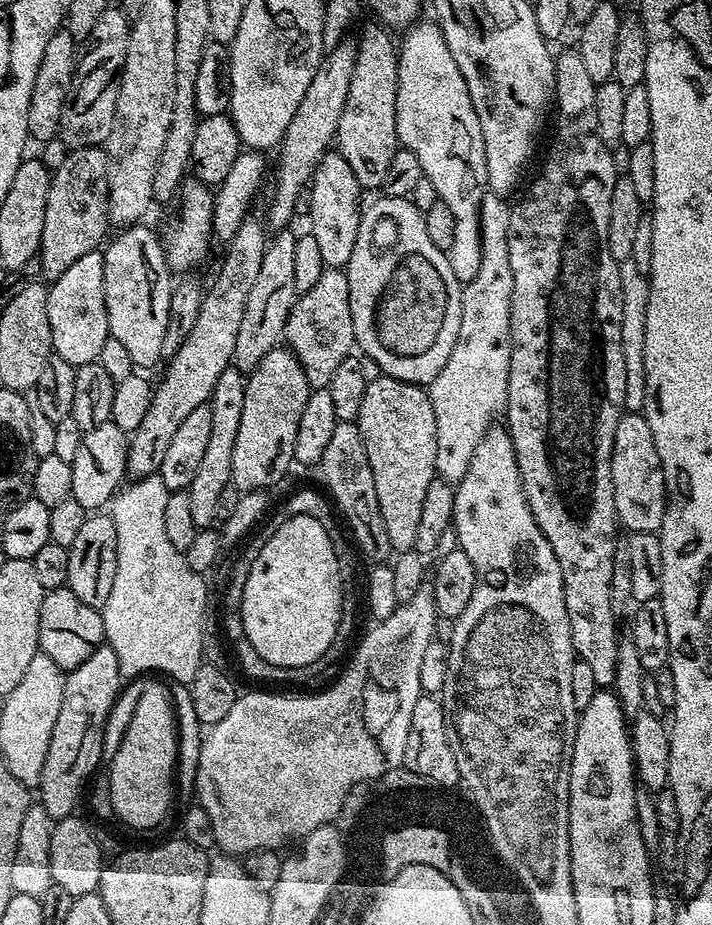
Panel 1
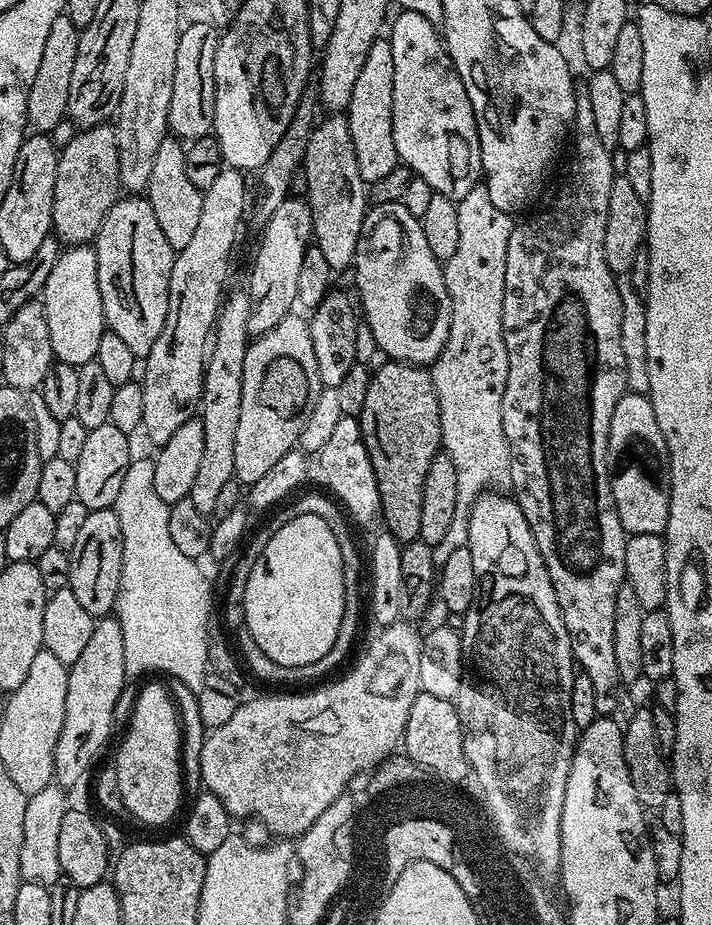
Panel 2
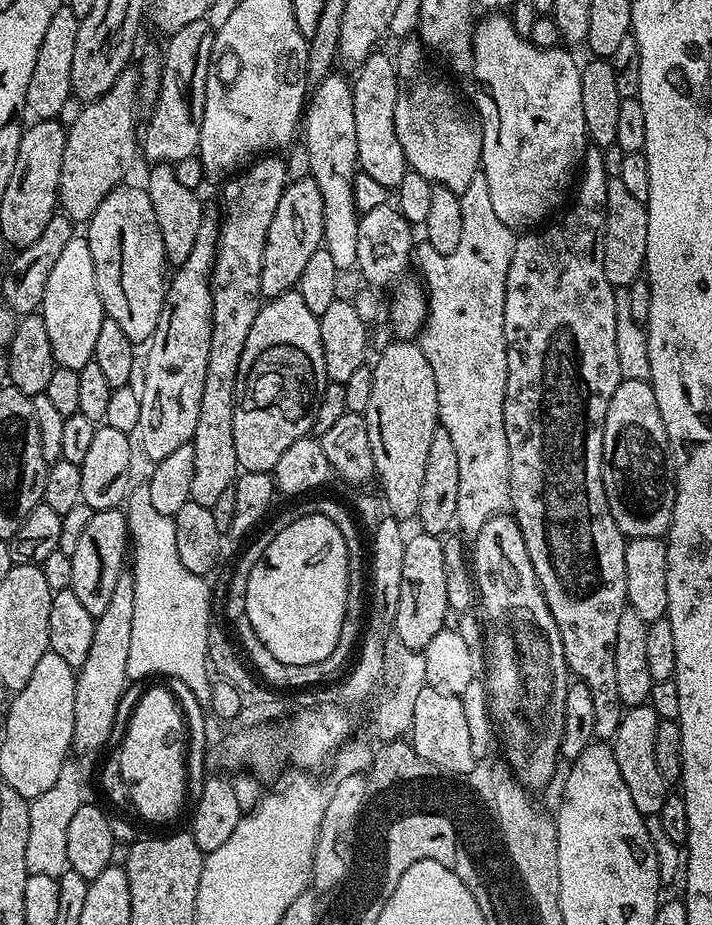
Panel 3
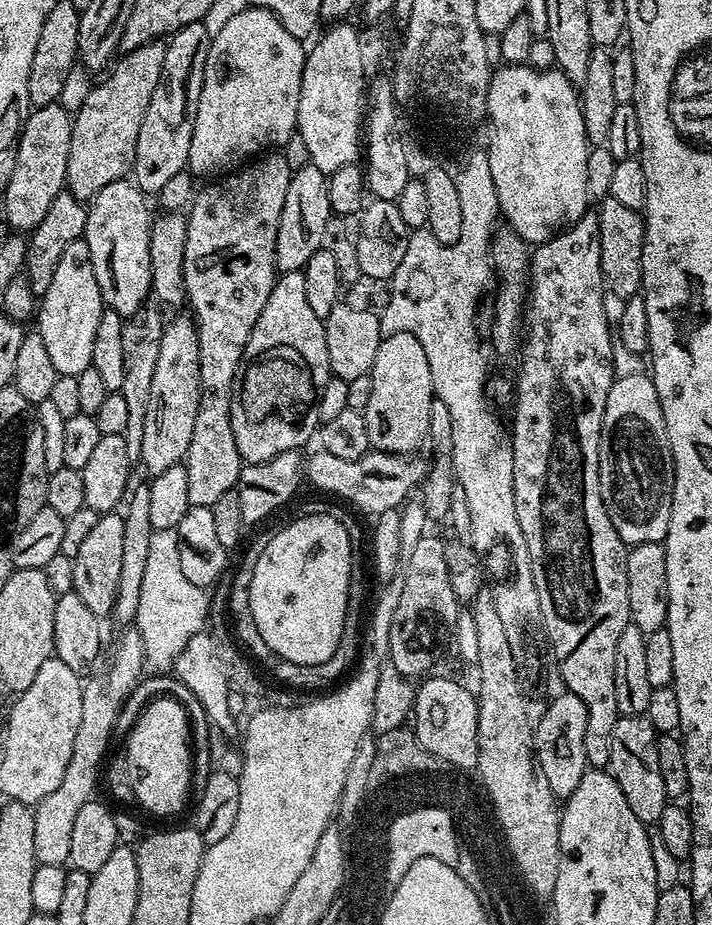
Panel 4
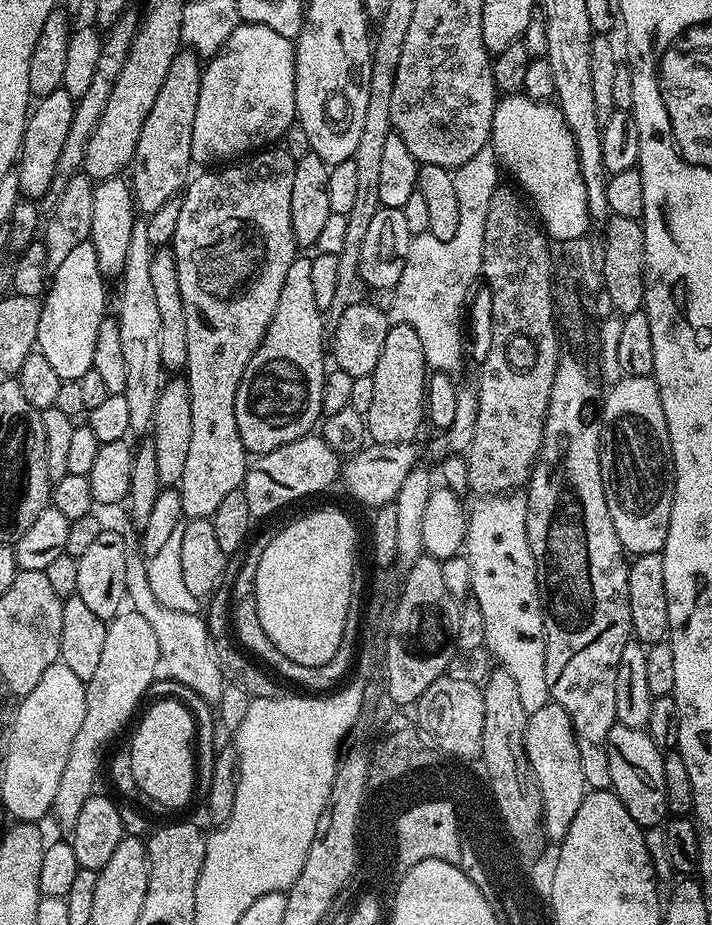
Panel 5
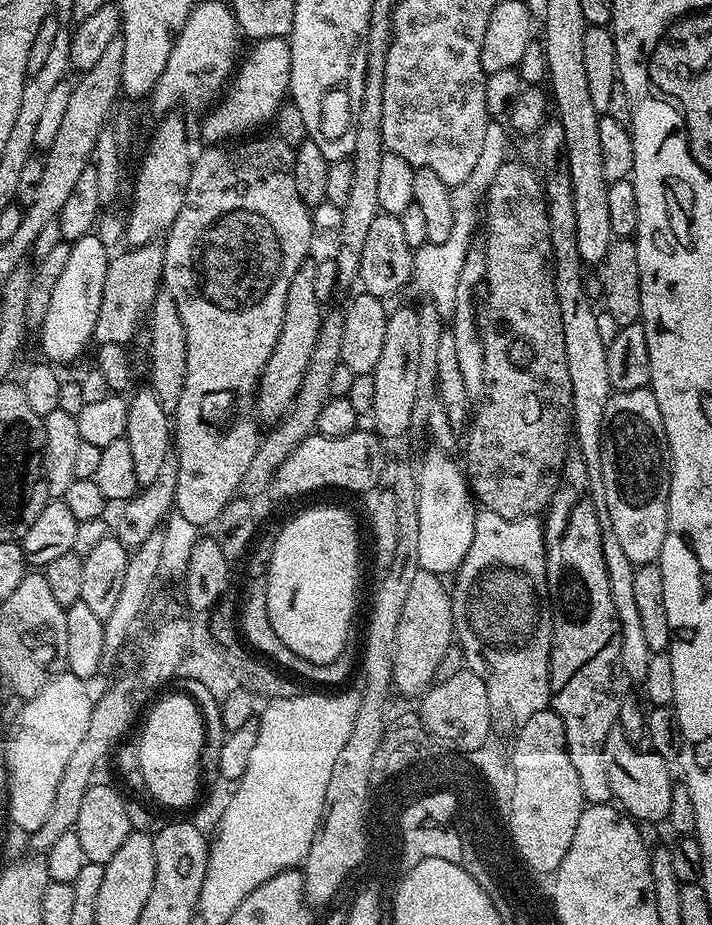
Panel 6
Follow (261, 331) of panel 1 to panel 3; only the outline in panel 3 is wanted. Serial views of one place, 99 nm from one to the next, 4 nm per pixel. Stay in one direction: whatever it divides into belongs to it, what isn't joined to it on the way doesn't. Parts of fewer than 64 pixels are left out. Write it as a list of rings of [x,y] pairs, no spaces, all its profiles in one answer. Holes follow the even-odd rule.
[[[311,176],[289,182],[284,187],[282,198],[278,198],[278,210],[274,210],[270,230],[266,230],[266,250],[262,250],[261,297],[271,298],[293,291],[299,285],[306,262],[323,242],[324,219],[318,182],[314,182]]]

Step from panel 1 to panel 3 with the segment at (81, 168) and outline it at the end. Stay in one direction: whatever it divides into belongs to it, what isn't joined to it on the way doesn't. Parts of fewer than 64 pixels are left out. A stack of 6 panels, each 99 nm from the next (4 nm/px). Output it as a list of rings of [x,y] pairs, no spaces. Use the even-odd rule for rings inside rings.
[[[129,66],[110,86],[106,94],[102,94],[91,102],[85,103],[81,114],[74,124],[66,128],[66,150],[62,150],[62,178],[60,179],[60,198],[58,208],[63,215],[73,222],[91,220],[94,210],[102,206],[102,198],[115,188],[121,187],[124,176],[124,160],[132,160],[138,156],[138,124],[136,128],[136,102],[138,103],[138,85],[140,74],[135,67]]]

